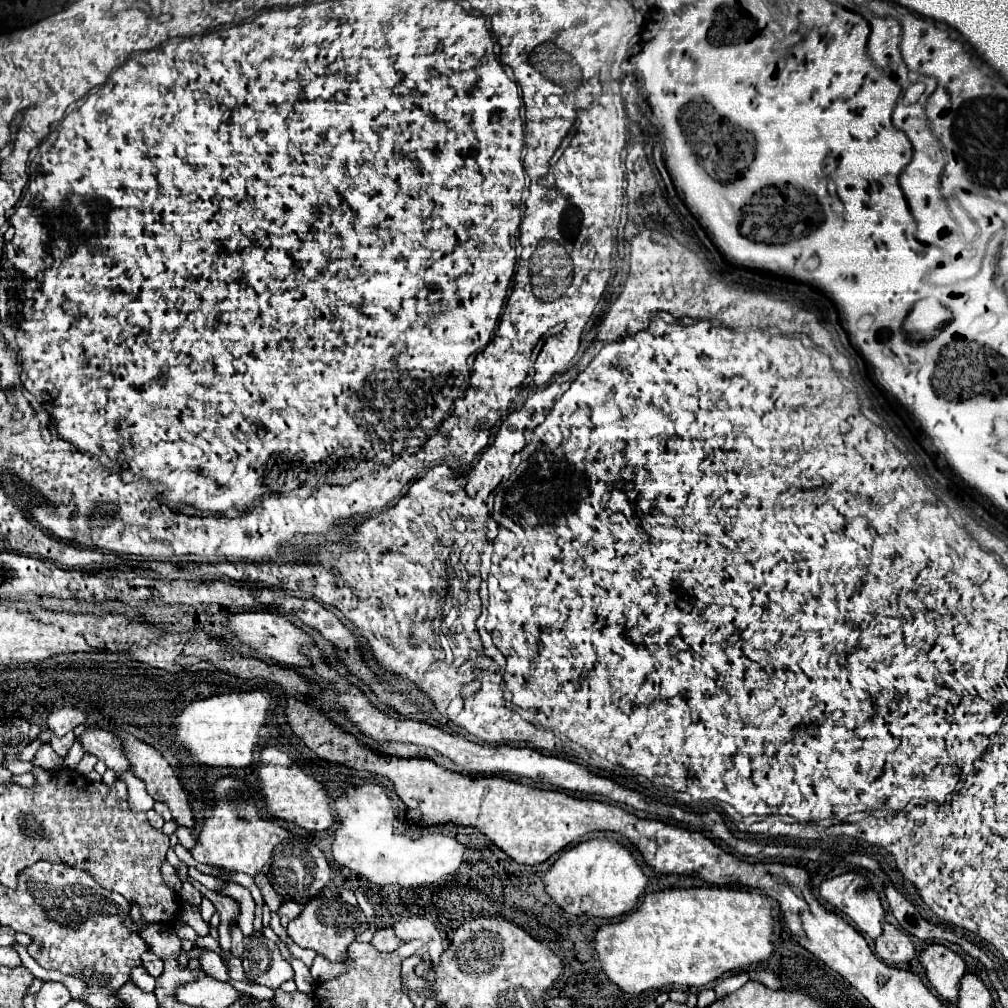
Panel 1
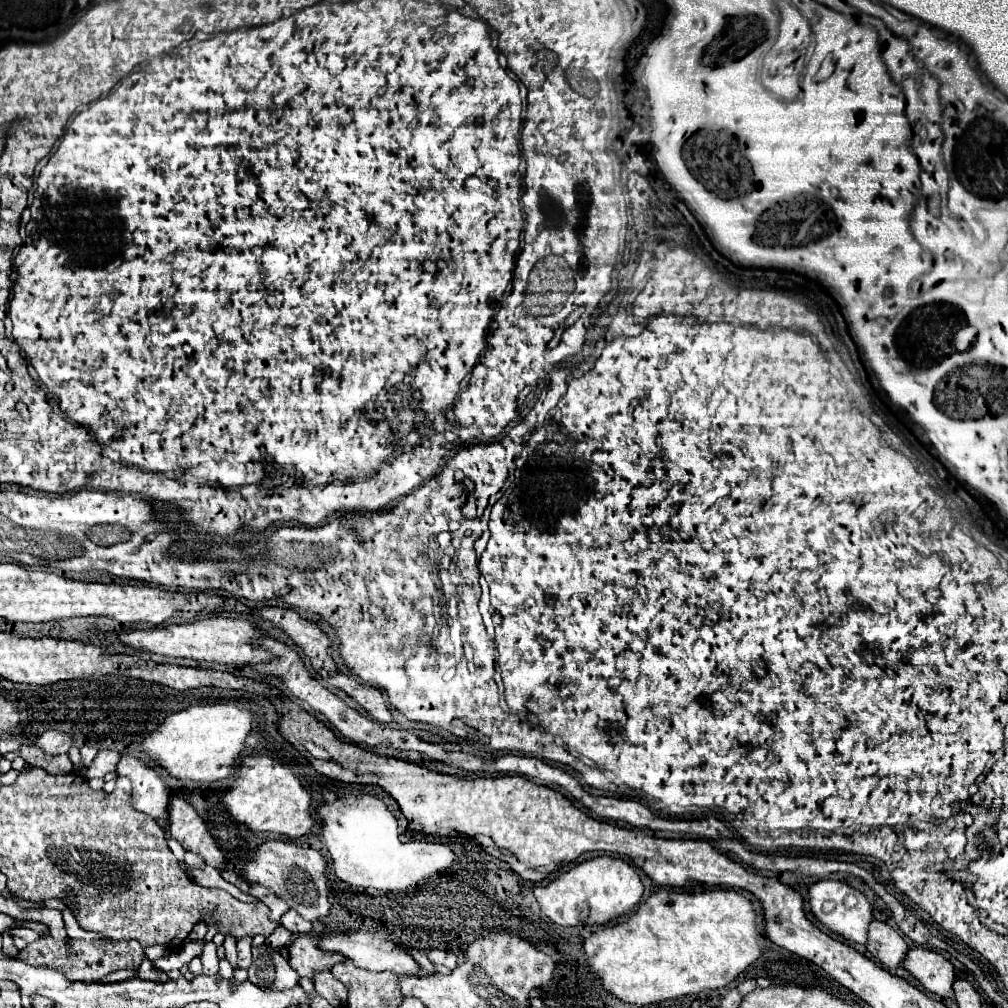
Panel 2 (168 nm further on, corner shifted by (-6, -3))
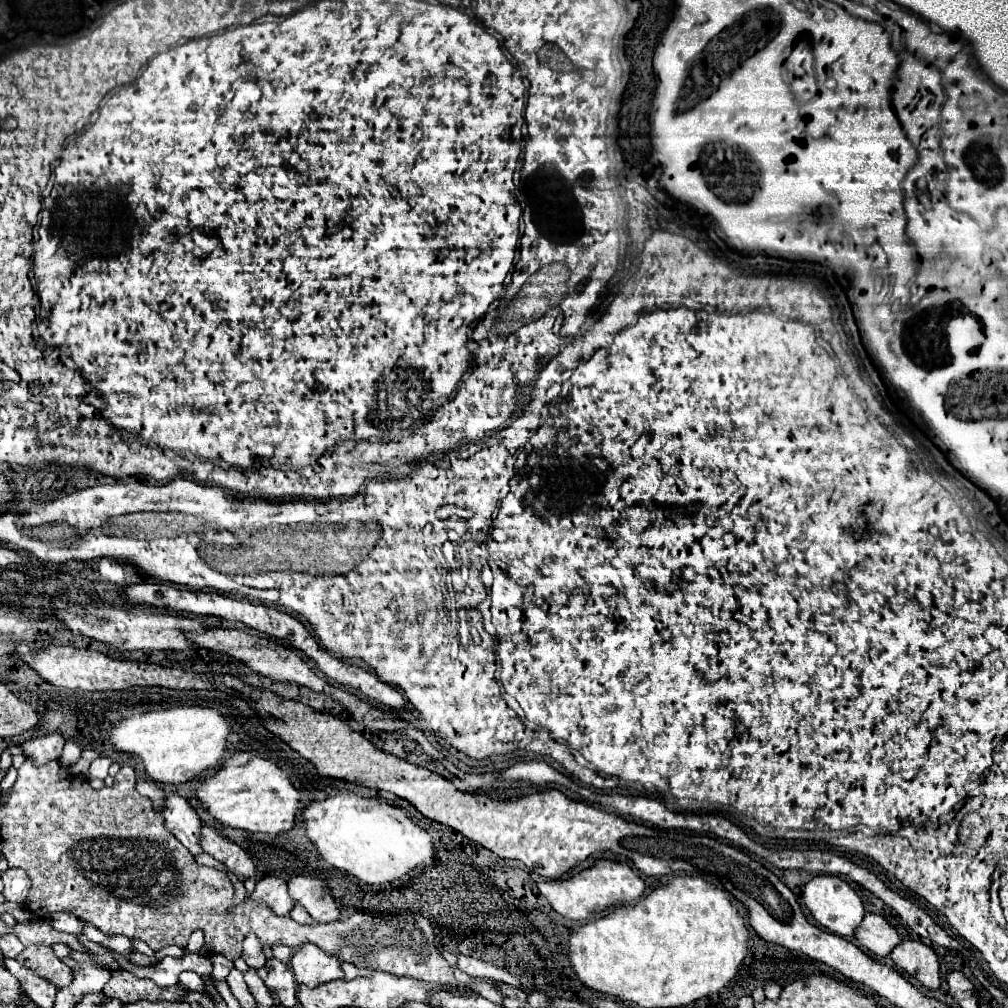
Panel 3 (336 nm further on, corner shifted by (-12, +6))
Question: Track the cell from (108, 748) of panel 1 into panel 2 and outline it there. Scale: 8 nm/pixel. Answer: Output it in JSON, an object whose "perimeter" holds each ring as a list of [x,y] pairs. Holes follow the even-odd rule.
{"perimeter":[[[121,756],[121,762],[117,764],[117,774],[127,776],[133,784],[131,790],[131,806],[139,812],[145,812],[147,816],[159,820],[163,818],[167,822],[165,836],[171,838],[169,832],[169,798],[171,790],[169,786],[157,776],[157,772],[143,762],[139,762],[133,756]]]}

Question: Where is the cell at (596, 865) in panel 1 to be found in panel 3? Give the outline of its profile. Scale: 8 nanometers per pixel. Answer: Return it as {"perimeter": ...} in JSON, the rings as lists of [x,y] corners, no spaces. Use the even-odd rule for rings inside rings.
{"perimeter":[[[597,859],[595,865],[589,869],[583,869],[565,881],[557,881],[557,879],[541,881],[537,883],[537,889],[547,897],[549,905],[559,915],[567,919],[587,919],[615,905],[635,903],[645,891],[645,883],[635,875],[635,871],[627,863],[611,861],[611,859]]]}

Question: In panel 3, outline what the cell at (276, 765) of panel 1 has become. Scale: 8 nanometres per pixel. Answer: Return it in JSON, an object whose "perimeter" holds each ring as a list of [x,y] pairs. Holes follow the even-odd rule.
{"perimeter":[[[253,751],[235,753],[221,769],[207,775],[197,789],[197,797],[223,825],[273,835],[291,831],[299,809],[299,791],[293,787],[285,771],[271,759],[263,759]]]}

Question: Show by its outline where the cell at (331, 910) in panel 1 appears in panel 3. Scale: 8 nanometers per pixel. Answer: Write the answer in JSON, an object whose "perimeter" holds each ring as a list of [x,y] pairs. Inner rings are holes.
{"perimeter":[[[305,943],[295,951],[291,969],[295,981],[305,983],[307,987],[317,987],[319,983],[343,977],[341,961],[333,955],[323,953],[323,949],[317,949],[317,945],[313,943]]]}

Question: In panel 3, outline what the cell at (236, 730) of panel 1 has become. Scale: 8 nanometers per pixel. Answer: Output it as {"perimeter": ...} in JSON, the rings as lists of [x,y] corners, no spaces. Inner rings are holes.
{"perimeter":[[[173,707],[167,711],[133,715],[117,723],[111,731],[111,743],[115,751],[139,757],[151,781],[185,783],[221,765],[227,755],[229,733],[229,723],[213,707]]]}

